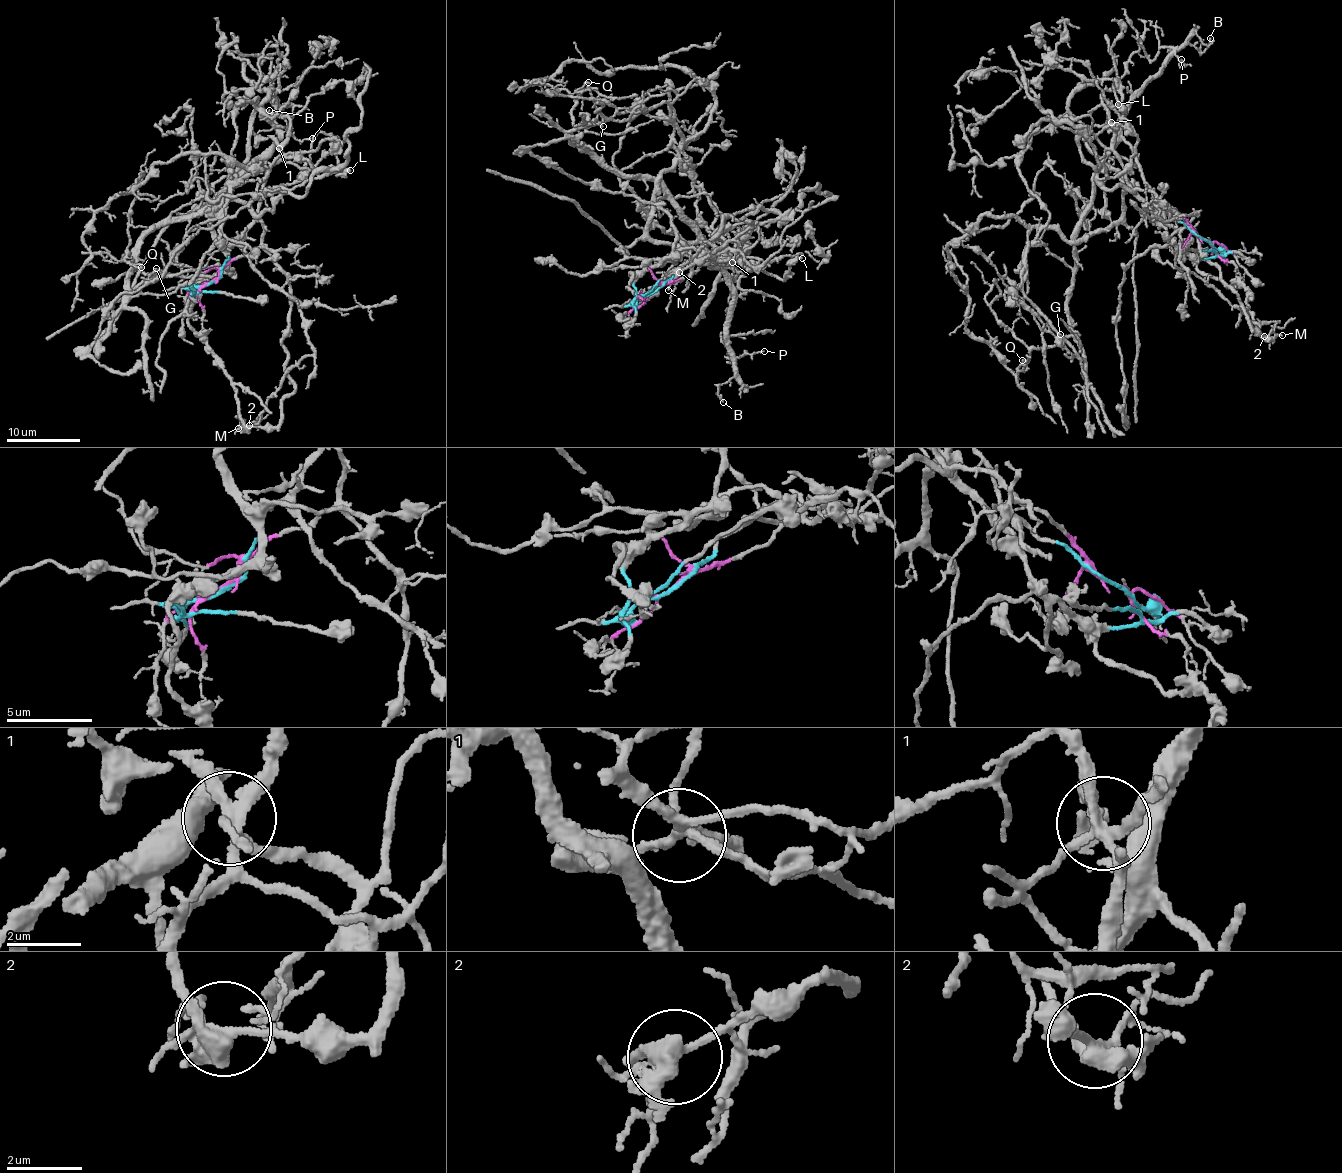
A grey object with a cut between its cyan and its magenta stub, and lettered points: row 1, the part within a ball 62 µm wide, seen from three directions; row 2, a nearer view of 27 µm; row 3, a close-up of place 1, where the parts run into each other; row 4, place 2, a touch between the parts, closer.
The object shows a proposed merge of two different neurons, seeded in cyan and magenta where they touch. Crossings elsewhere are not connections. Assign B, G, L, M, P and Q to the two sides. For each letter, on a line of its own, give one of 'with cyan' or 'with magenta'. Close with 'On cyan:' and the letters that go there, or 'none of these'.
B: with cyan
G: with cyan
L: with cyan
M: with magenta
P: with cyan
Q: with cyan
On cyan: B, G, L, P, Q

